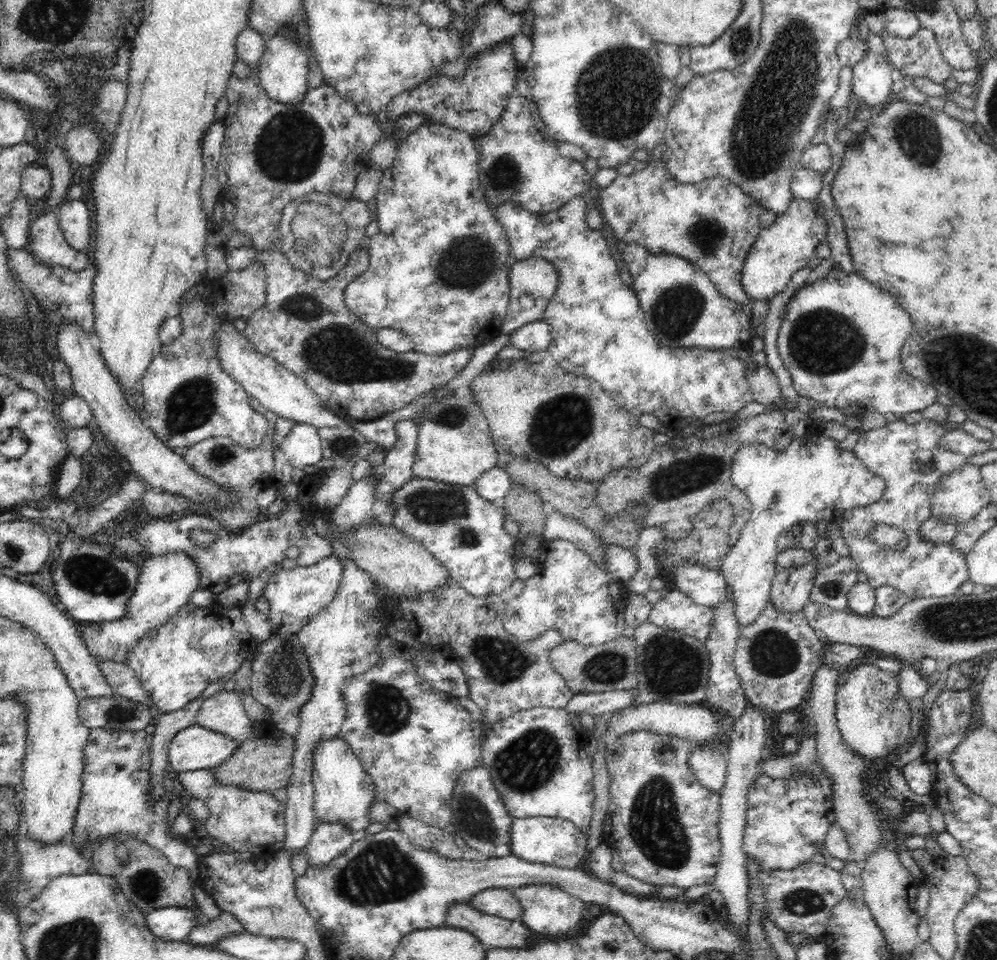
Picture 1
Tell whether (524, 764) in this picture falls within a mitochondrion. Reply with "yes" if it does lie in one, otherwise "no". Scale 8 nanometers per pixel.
yes

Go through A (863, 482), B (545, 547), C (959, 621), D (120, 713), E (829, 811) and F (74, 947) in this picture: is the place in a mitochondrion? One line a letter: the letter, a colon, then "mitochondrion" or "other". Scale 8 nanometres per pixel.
A: other
B: other
C: mitochondrion
D: mitochondrion
E: other
F: mitochondrion

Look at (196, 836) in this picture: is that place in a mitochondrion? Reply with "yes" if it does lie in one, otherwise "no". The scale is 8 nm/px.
no

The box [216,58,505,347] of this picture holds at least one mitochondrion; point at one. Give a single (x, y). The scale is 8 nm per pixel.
(289, 149)

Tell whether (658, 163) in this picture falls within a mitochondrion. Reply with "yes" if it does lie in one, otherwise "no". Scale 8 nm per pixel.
no

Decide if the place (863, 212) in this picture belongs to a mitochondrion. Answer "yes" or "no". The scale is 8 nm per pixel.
no

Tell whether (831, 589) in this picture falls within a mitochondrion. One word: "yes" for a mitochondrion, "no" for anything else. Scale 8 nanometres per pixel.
yes

